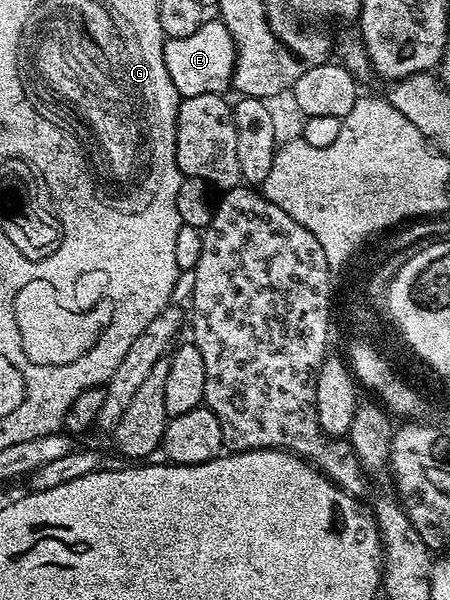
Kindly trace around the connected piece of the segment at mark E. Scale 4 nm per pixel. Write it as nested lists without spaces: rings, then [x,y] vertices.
[[[206,19],[187,39],[168,38],[163,47],[163,63],[167,63],[167,75],[175,83],[178,98],[224,94],[233,83],[233,68],[237,66],[237,48],[231,39],[231,31],[219,19]]]

